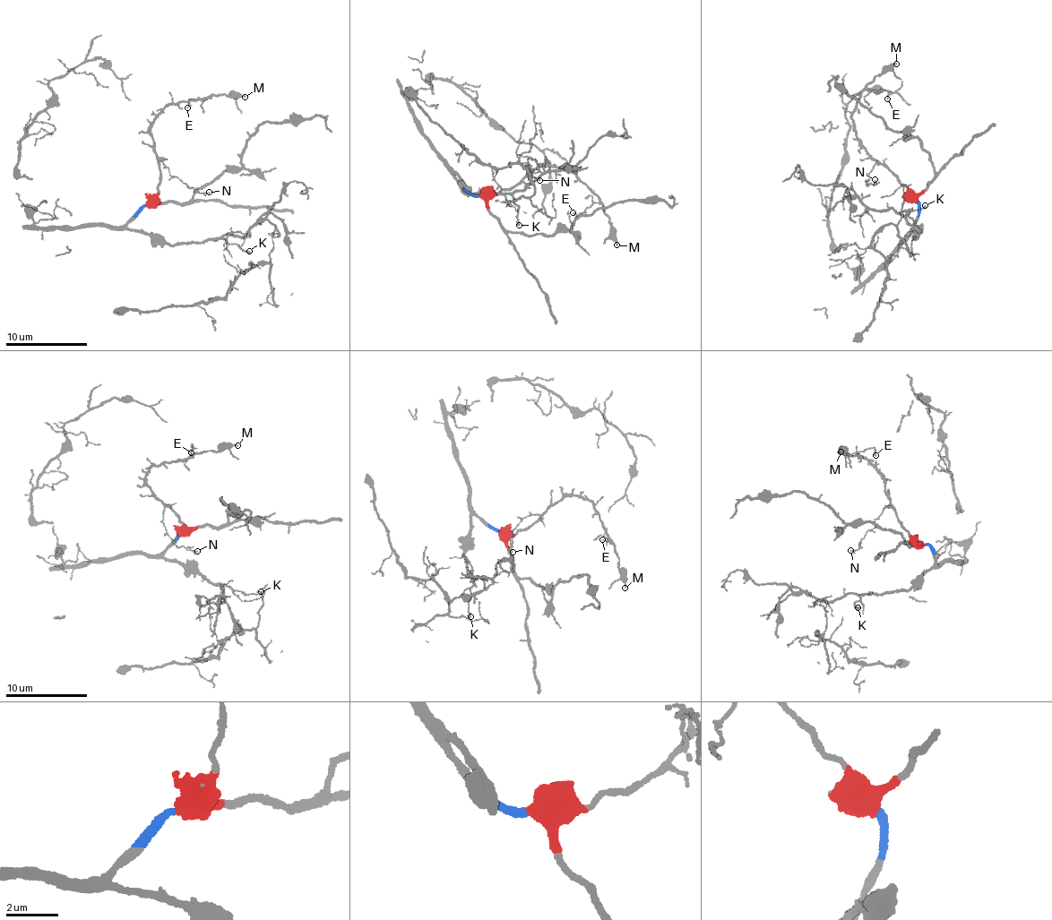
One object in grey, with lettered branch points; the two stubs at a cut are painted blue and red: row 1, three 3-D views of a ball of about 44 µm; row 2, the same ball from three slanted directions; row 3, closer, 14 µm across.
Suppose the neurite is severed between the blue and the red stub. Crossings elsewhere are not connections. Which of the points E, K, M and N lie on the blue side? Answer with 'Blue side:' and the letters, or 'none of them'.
Blue side: K

